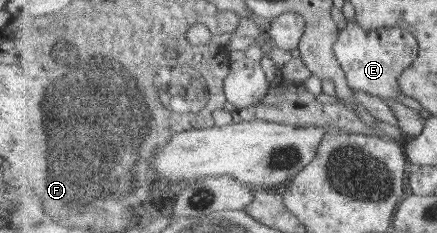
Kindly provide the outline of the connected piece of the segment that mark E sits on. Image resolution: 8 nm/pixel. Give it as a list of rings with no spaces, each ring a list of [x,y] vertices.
[[[353,17],[340,31],[334,52],[351,90],[359,95],[367,92],[383,99],[391,97],[392,100],[397,100],[397,96],[403,94],[398,84],[399,76],[418,59],[420,44],[407,29],[395,26],[366,30],[357,22],[357,18]]]

